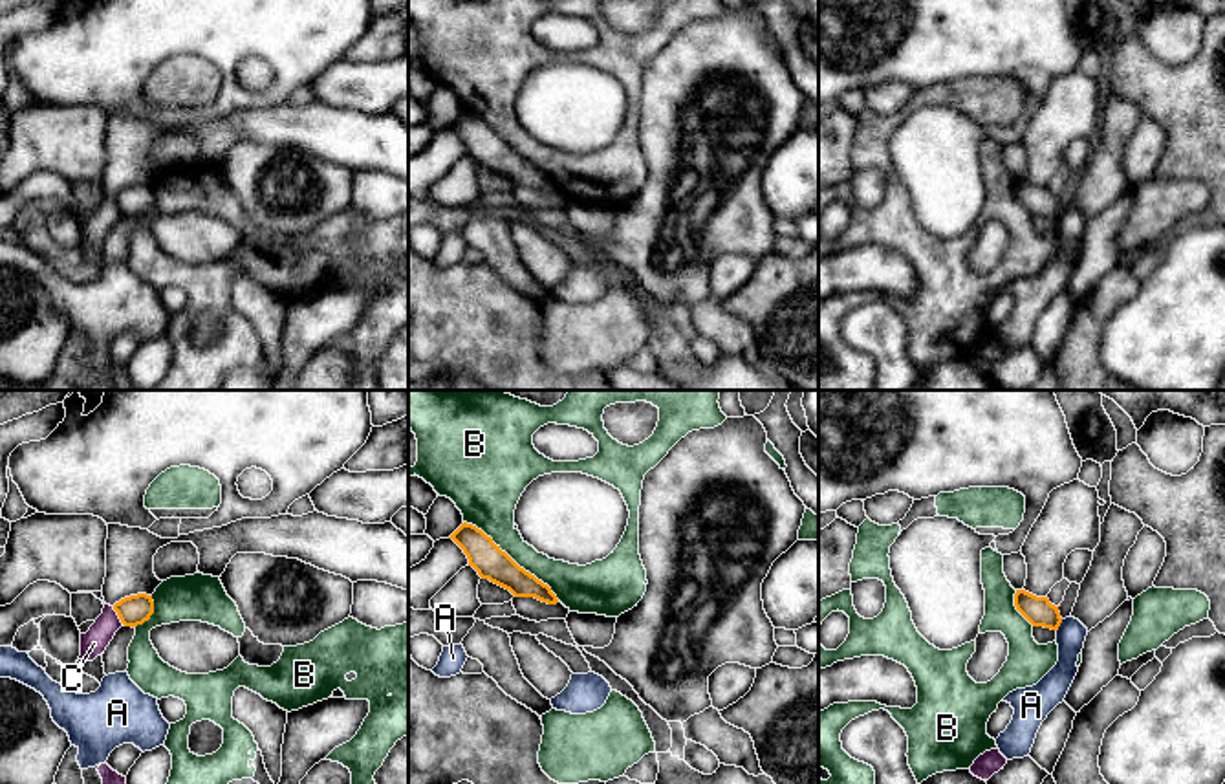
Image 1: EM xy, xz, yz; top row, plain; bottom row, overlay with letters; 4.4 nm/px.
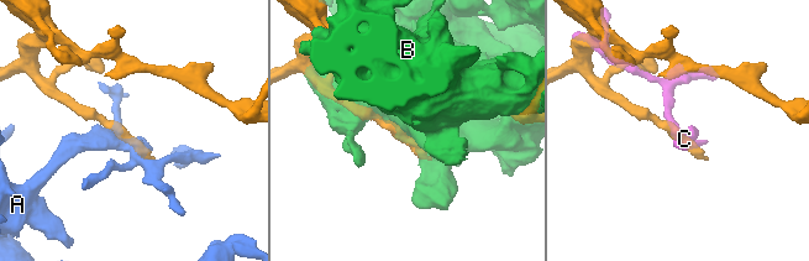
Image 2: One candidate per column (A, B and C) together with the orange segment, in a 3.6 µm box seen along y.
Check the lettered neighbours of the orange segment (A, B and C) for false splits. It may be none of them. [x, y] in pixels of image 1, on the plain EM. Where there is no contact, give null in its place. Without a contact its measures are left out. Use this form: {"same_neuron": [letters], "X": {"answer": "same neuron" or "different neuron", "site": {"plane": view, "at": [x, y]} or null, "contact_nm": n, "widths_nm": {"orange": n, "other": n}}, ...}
{"same_neuron": [], "A": {"answer": "different neuron", "site": {"plane": "yz", "at": [1059, 215]}, "contact_nm": 60, "widths_nm": {"orange": 120, "other": 130}}, "B": {"answer": "different neuron", "site": {"plane": "xz", "at": [511, 149]}, "contact_nm": 550, "widths_nm": {"orange": 150, "other": 220}}, "C": {"answer": "different neuron", "site": {"plane": "xy", "at": [118, 204]}, "contact_nm": 90, "widths_nm": {"orange": 130, "other": 120}}}

